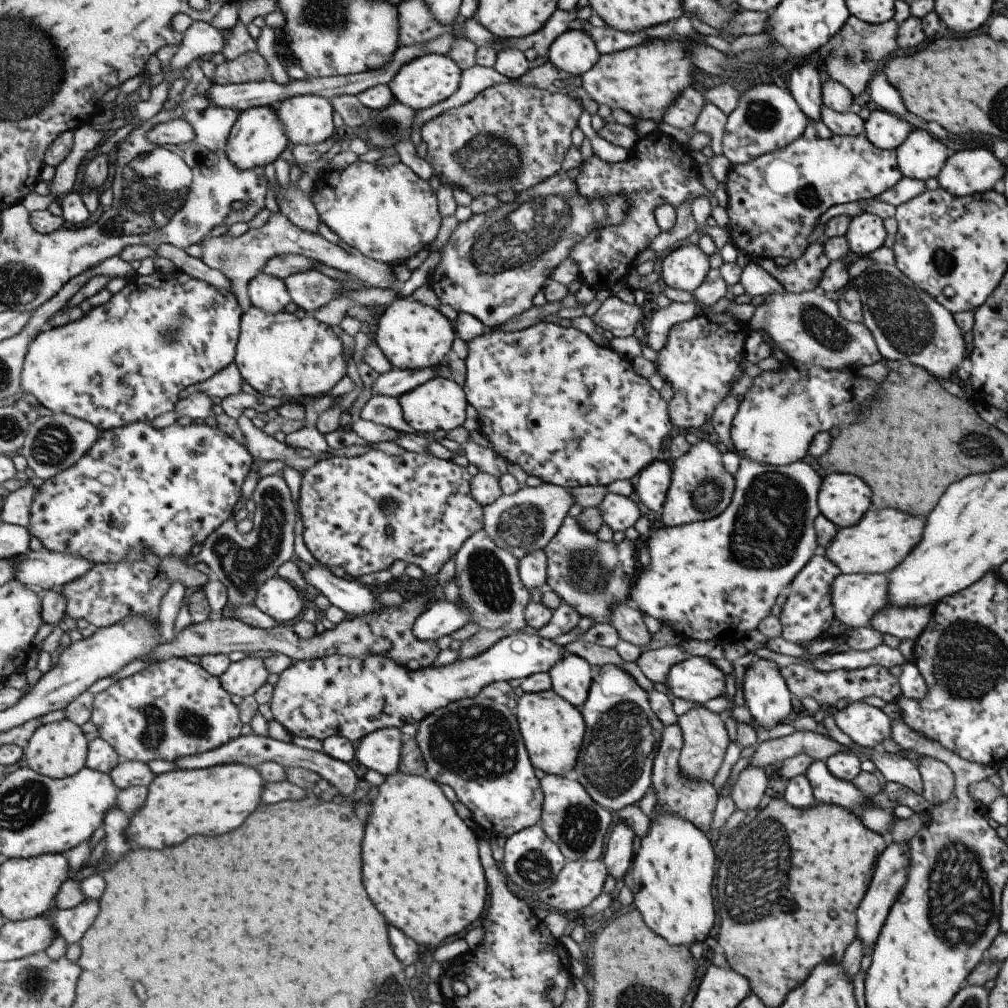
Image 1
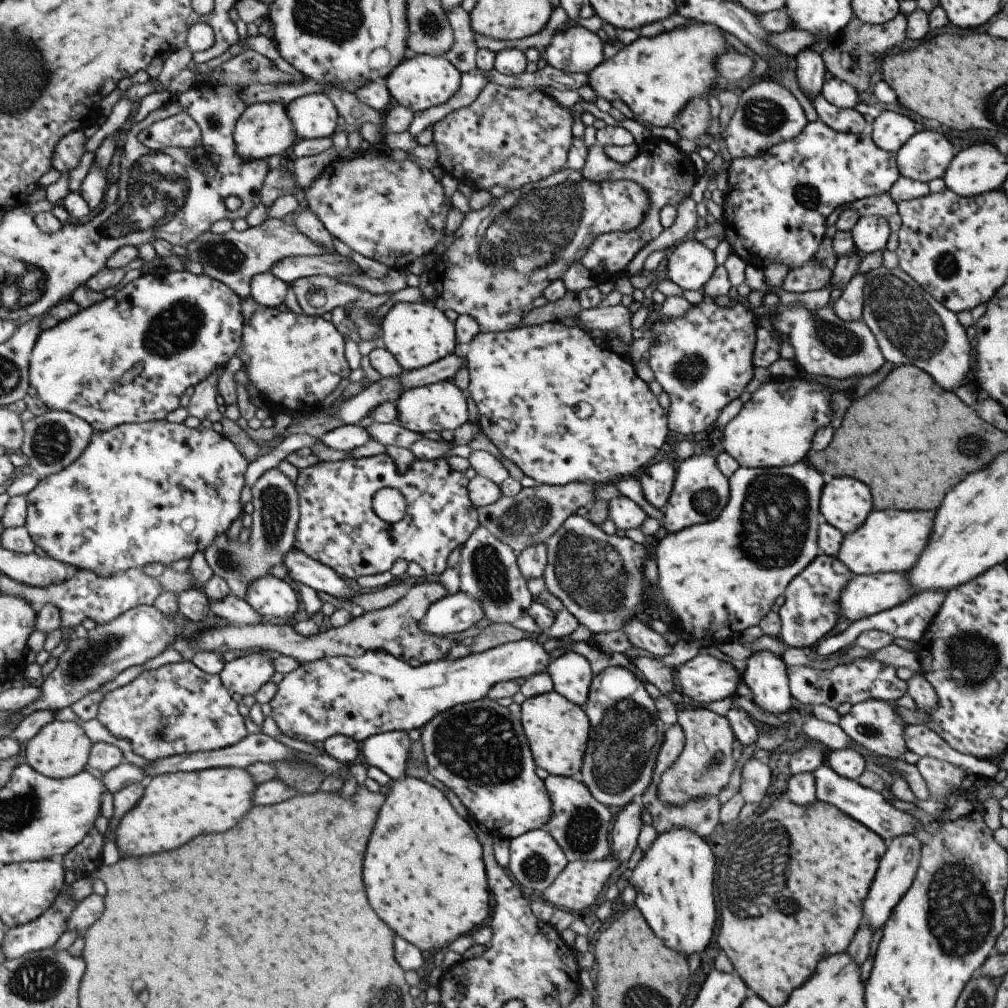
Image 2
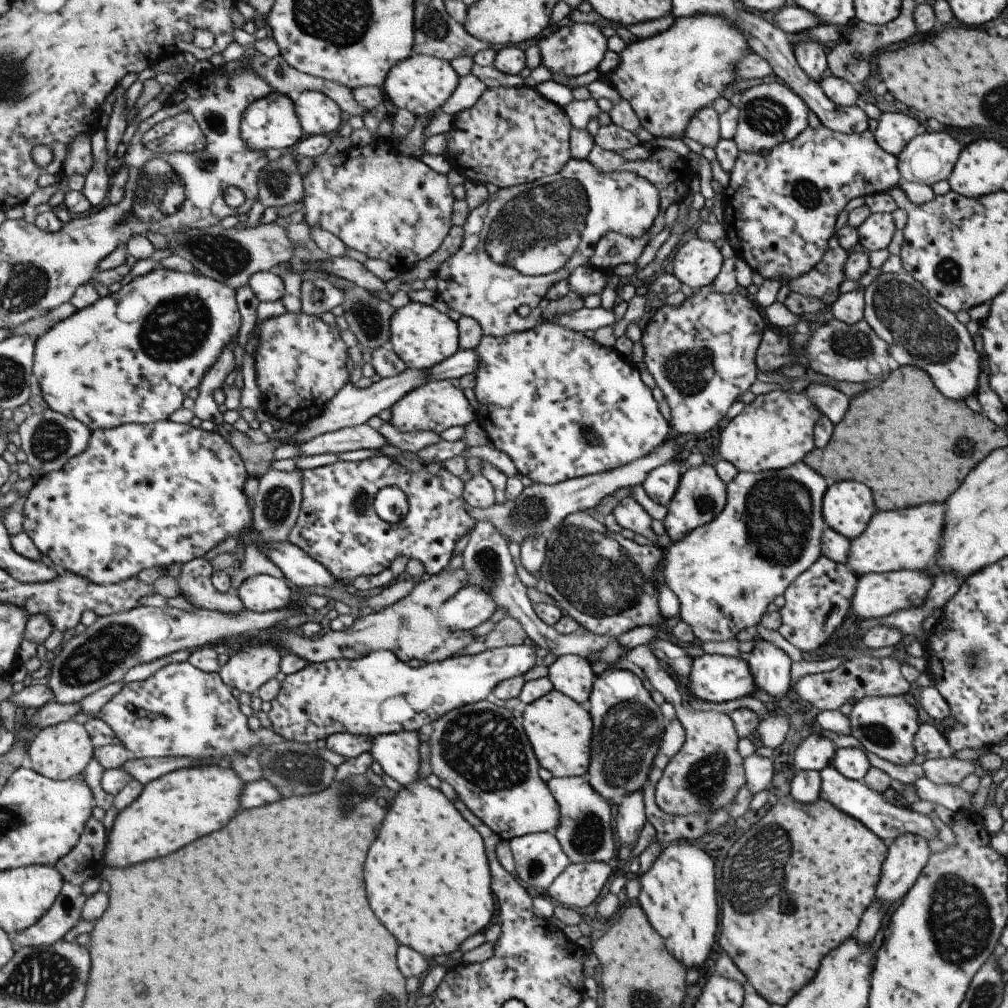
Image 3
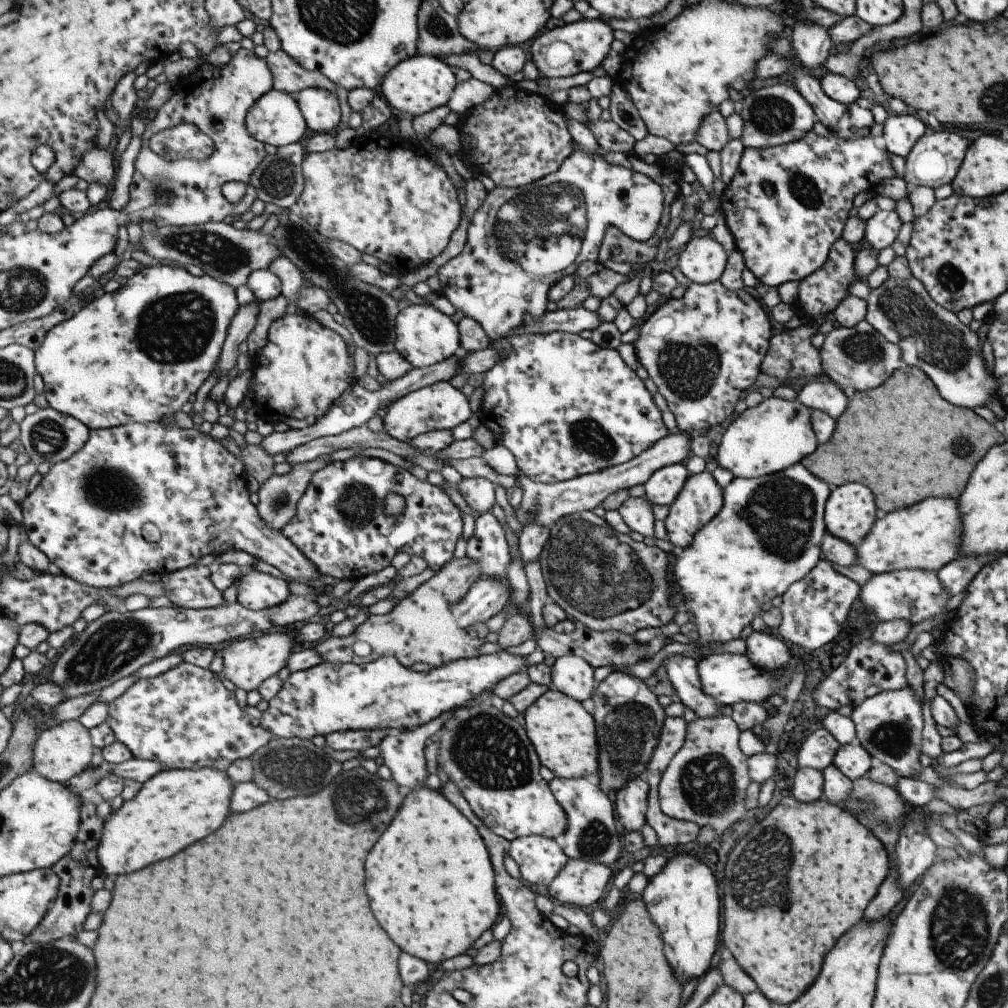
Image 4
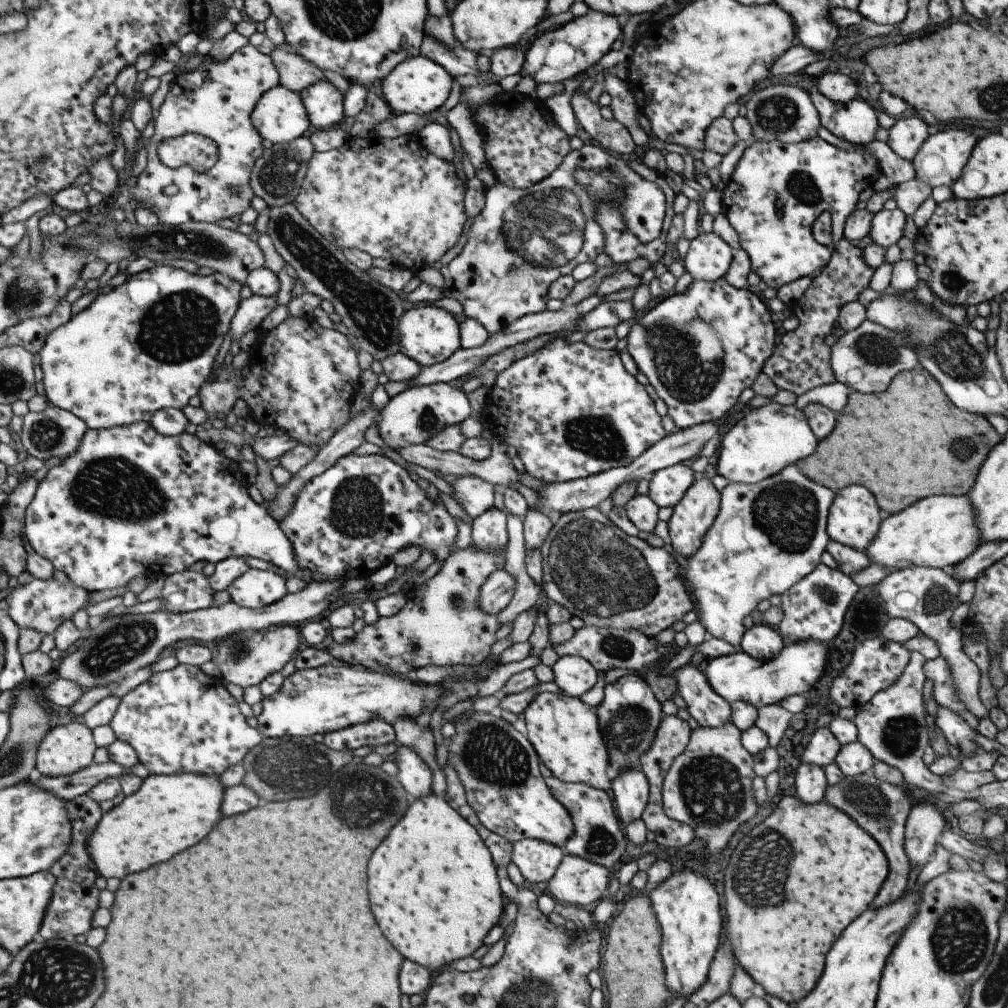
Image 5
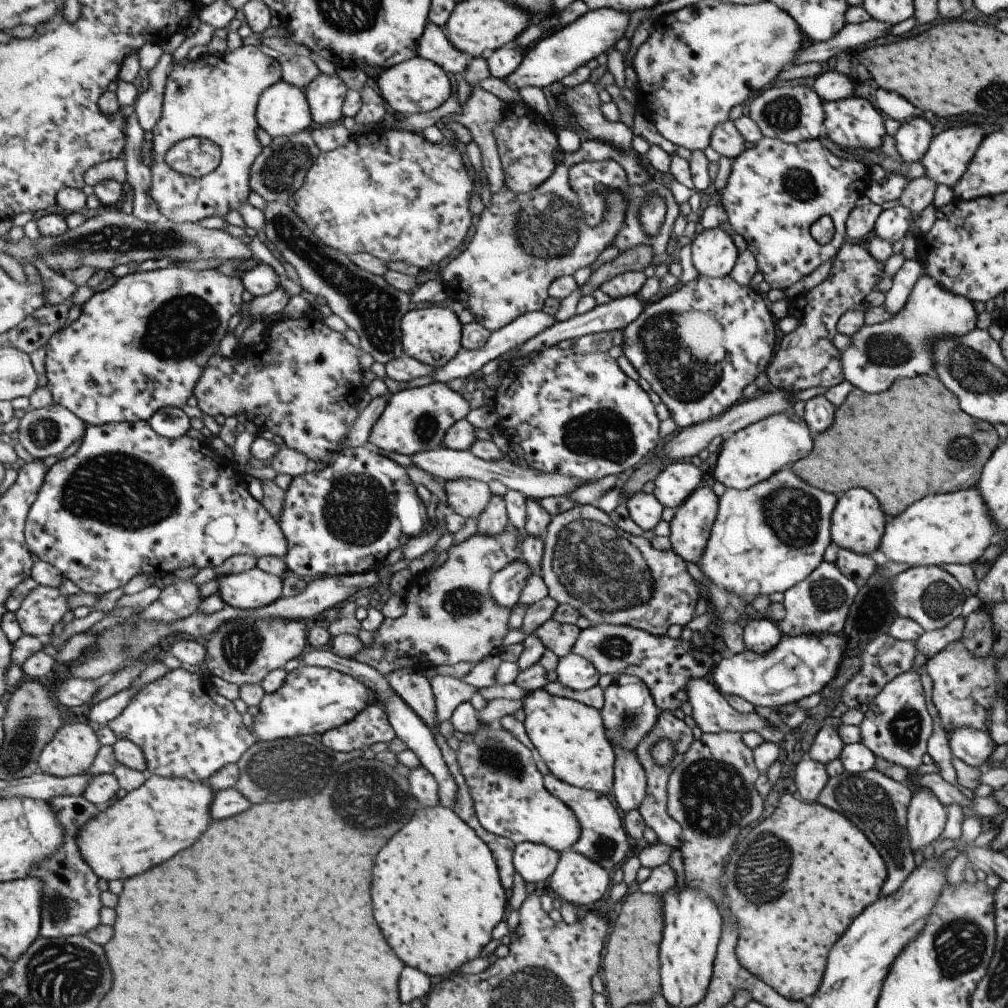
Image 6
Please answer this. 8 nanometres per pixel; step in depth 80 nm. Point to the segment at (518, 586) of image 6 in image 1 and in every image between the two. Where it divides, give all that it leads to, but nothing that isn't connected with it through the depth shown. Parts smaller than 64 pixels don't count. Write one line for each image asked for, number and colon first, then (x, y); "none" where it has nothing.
1: (441, 617)
2: (454, 613)
3: (467, 608)
4: (486, 596)
5: (495, 592)

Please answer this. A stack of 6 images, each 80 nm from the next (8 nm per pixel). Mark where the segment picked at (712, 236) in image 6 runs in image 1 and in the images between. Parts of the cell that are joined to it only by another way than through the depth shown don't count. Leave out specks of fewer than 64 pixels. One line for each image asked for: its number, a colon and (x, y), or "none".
1: (684, 268)
2: (690, 265)
3: (696, 263)
4: (702, 260)
5: (707, 258)

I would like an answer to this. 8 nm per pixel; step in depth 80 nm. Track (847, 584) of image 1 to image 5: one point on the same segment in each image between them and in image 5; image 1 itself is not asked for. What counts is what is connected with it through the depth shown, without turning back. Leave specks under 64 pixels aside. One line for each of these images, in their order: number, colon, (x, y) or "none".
2: (864, 595)
3: (877, 595)
4: (916, 595)
5: (925, 597)

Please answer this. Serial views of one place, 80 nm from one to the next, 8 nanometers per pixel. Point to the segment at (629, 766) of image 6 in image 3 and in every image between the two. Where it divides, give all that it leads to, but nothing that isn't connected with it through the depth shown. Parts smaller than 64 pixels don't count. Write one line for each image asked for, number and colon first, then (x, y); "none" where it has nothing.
3: (630, 817)
4: (630, 800)
5: (630, 788)

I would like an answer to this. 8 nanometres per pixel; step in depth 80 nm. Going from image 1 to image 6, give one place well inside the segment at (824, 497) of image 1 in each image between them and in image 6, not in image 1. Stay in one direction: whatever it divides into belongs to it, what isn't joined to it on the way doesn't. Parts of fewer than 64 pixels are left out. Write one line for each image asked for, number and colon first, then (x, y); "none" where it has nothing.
2: (844, 503)
3: (847, 506)
4: (849, 511)
5: (852, 519)
6: (856, 524)

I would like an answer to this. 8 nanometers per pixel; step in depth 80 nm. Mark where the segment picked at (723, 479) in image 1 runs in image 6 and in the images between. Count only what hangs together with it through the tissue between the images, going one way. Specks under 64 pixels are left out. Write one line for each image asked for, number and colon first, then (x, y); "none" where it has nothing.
2: (699, 492)
3: (700, 495)
4: (700, 499)
5: (692, 515)
6: (689, 528)

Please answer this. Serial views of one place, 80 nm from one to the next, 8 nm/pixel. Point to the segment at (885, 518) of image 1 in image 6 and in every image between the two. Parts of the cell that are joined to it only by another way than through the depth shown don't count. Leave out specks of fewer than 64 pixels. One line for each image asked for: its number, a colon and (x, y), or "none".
2: (892, 540)
3: (893, 540)
4: (926, 536)
5: (938, 531)
6: (954, 528)

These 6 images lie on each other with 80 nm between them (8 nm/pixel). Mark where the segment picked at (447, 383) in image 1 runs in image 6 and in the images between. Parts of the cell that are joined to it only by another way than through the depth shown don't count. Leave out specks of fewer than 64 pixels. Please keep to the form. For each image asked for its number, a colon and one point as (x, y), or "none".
2: (438, 406)
3: (436, 405)
4: (438, 406)
5: (413, 416)
6: (414, 419)

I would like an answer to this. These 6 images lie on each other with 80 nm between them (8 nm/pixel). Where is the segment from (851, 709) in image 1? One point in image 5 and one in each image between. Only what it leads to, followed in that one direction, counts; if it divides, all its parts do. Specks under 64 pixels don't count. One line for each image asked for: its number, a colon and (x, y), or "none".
2: (873, 724)
3: (886, 725)
4: (888, 725)
5: (891, 726)

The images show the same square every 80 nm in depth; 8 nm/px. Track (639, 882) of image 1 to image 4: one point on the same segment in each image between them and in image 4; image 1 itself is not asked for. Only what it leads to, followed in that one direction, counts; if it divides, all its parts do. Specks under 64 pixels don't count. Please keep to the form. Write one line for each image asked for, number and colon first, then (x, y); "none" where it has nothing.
2: (673, 879)
3: (677, 894)
4: (681, 899)

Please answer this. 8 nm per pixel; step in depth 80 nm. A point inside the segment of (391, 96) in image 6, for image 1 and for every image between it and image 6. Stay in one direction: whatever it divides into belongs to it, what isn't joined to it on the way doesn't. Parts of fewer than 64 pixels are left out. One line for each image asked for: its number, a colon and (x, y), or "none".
1: (428, 79)
2: (418, 82)
3: (420, 84)
4: (420, 83)
5: (417, 85)

